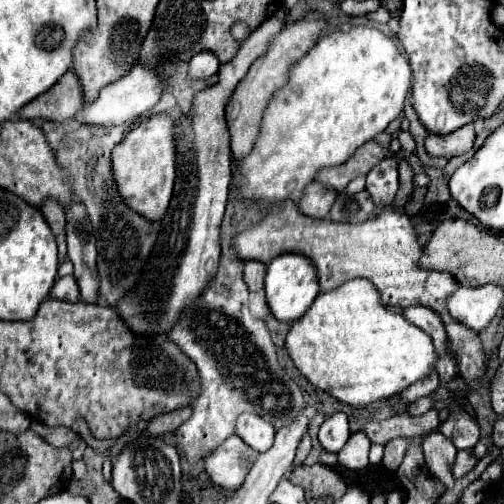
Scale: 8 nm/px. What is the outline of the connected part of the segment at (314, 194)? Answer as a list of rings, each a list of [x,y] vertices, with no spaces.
[[[309,183],[305,187],[303,197],[297,201],[297,207],[303,215],[315,217],[315,219],[325,219],[329,215],[331,205],[335,203],[337,193],[333,189],[325,189],[321,183]]]

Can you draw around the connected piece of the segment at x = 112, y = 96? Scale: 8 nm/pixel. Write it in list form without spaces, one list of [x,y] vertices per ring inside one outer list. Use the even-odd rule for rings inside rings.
[[[135,65],[127,75],[113,81],[111,85],[103,87],[99,97],[75,115],[75,121],[81,123],[81,125],[123,125],[123,123],[133,123],[137,117],[141,117],[145,111],[149,111],[151,107],[157,105],[157,101],[163,93],[163,87],[165,87],[165,83],[161,81],[161,77],[155,71],[145,69],[141,65]]]

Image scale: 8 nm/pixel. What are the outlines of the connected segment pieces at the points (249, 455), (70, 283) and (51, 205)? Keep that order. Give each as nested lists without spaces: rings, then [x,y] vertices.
[[[231,435],[211,455],[205,457],[205,471],[217,487],[239,489],[257,459],[257,451],[245,445],[237,435]]]
[[[67,275],[67,277],[61,277],[55,281],[51,293],[49,293],[53,299],[61,299],[61,301],[71,301],[75,303],[79,299],[79,285],[75,281],[73,275]]]
[[[45,201],[45,205],[41,207],[55,239],[57,239],[57,247],[59,247],[59,261],[67,259],[67,243],[65,243],[65,211],[57,201]]]

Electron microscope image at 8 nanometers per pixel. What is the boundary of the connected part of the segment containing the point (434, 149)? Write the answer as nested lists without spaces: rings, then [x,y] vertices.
[[[469,123],[449,135],[429,135],[425,139],[425,149],[431,157],[449,159],[449,157],[457,157],[471,151],[473,141],[475,141],[475,127]]]

